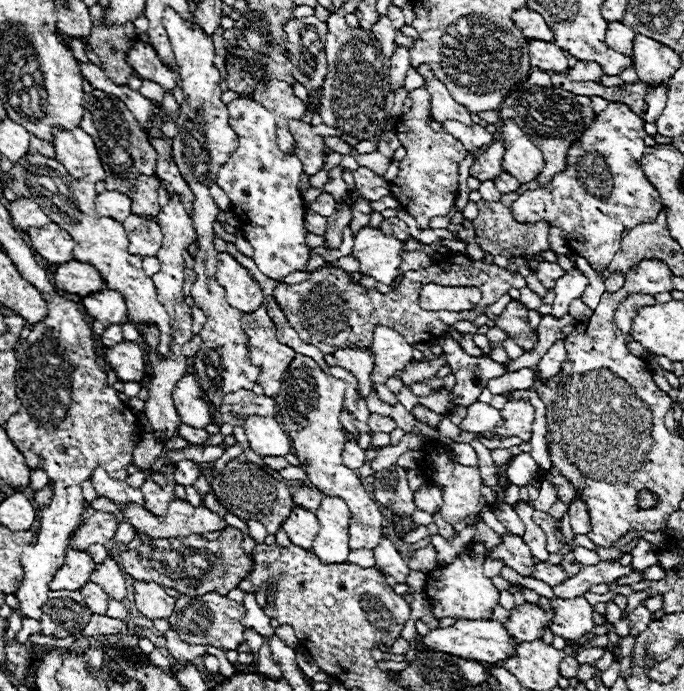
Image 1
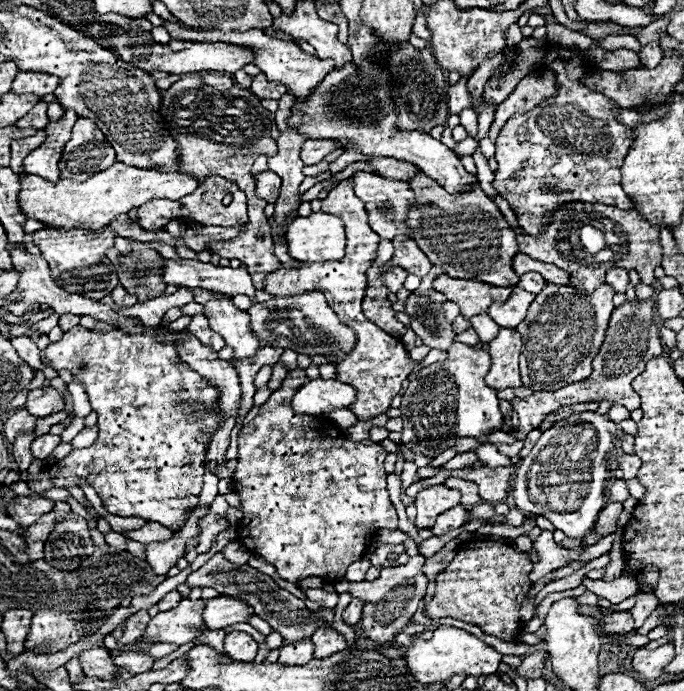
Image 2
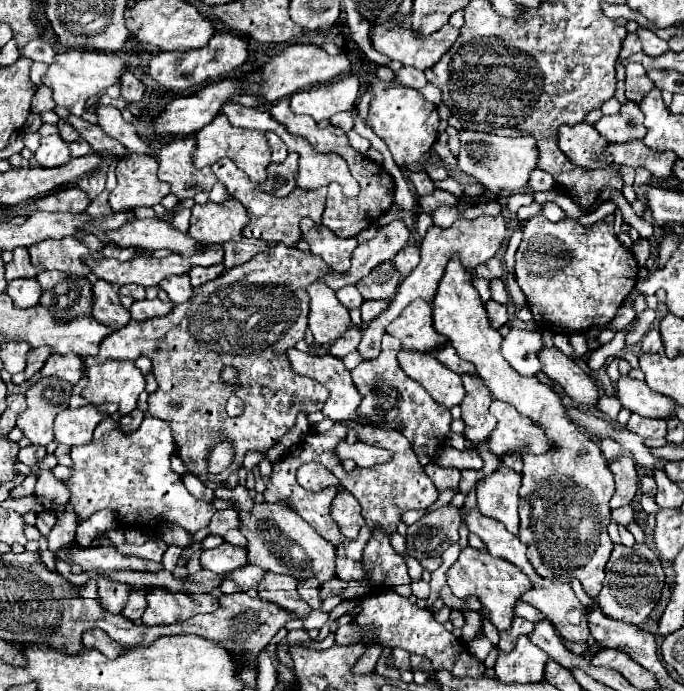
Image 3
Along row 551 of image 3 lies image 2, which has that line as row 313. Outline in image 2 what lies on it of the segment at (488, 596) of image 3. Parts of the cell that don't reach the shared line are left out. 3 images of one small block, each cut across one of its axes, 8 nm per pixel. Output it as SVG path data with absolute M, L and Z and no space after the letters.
M440 274L434 280L434 290L442 292L448 300L460 304L460 310L466 318L474 314L484 314L494 300L506 302L512 292L512 288L490 286L486 282L468 278L450 278L448 274Z

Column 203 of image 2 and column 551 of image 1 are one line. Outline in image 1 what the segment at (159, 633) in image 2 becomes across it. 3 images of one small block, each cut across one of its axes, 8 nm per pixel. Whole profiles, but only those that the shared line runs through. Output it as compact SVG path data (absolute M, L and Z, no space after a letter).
M540 596L538 602L544 610L552 610L554 618L550 622L550 630L554 636L562 636L566 640L578 640L586 632L594 628L592 606L582 598L546 598Z

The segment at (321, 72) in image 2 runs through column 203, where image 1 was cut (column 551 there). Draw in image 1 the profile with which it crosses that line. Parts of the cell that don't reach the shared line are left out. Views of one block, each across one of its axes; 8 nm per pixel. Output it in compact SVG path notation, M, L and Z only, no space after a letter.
M518 8L512 14L512 22L522 30L522 34L526 38L542 38L542 40L554 40L552 30L548 28L548 24L544 22L544 18L530 10L530 8Z

